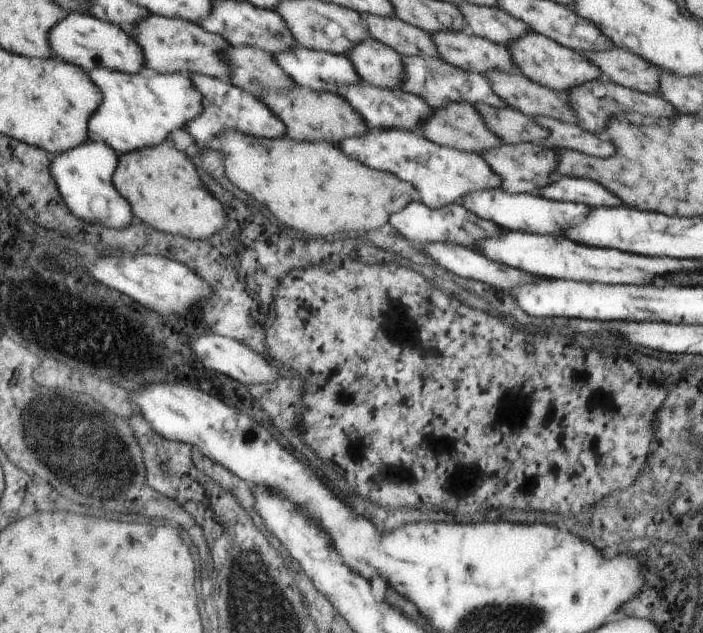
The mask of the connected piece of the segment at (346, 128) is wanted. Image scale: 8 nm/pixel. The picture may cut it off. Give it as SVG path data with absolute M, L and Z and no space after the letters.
M291 87L290 89L271 89L261 96L261 101L268 106L285 124L287 136L291 140L326 140L339 146L350 137L363 135L368 131L363 118L353 106L336 93L321 91L312 93L308 90Z

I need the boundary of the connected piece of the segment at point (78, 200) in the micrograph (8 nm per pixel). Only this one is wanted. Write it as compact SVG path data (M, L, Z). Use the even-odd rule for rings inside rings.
M92 138L77 148L54 156L50 171L57 180L61 194L78 218L98 222L106 228L124 230L130 228L137 217L133 206L117 190L114 176L119 167L118 152L104 141Z

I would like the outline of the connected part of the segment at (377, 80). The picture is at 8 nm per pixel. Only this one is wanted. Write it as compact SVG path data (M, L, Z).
M374 38L365 39L346 54L360 80L381 88L400 87L405 80L401 54Z

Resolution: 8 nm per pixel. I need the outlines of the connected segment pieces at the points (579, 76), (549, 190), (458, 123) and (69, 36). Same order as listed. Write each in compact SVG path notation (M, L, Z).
M532 30L527 31L520 39L508 43L506 48L512 54L518 71L528 77L529 80L536 81L554 91L568 92L583 83L602 78L601 70L581 52L557 44L549 37Z
M556 176L551 183L538 190L537 195L556 201L588 205L592 208L618 208L624 205L612 192L591 179Z
M464 102L448 103L445 107L432 109L433 116L425 121L421 134L438 145L445 145L470 153L480 153L500 147L504 144L497 134L490 130L484 118L480 116L474 105Z
M71 11L66 21L58 24L51 32L53 49L64 58L77 66L84 66L94 71L96 66L117 69L124 73L137 74L148 66L145 50L124 28L116 24L94 17L90 13Z

